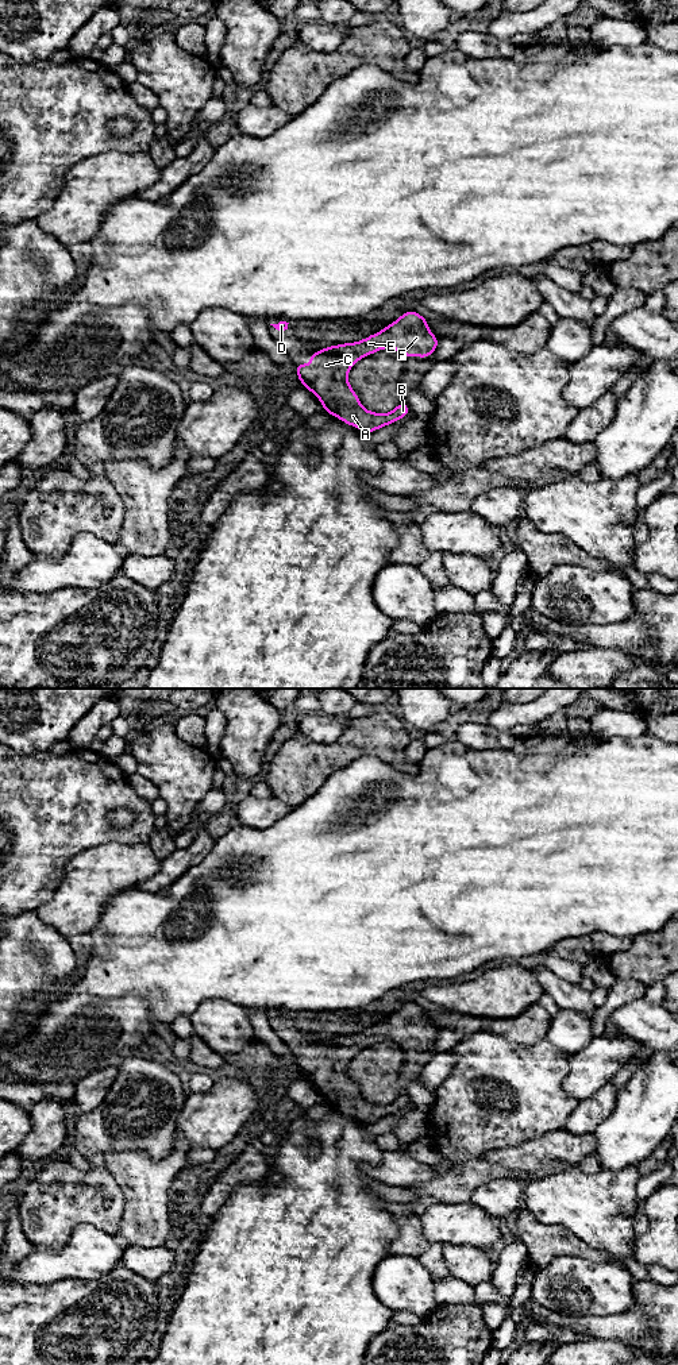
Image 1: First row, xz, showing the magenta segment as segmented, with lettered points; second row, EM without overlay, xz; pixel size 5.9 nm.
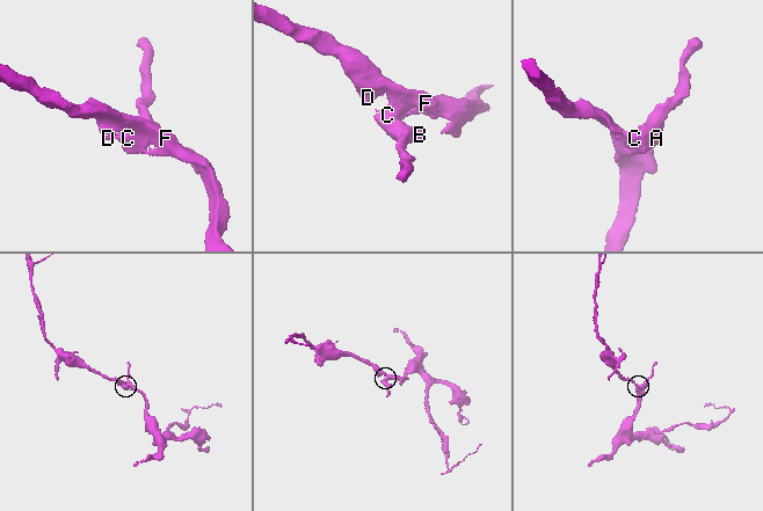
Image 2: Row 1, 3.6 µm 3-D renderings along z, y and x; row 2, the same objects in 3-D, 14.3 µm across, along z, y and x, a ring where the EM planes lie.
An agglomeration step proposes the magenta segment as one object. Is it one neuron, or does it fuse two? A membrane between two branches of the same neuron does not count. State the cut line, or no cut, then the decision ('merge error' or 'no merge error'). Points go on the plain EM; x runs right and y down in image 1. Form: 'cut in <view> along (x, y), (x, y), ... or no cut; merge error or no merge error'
no cut; no merge error

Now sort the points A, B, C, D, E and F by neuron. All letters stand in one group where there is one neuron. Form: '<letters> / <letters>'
A B C D E F

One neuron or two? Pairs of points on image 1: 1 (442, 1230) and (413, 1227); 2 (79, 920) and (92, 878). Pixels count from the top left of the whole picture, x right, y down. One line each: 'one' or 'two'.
1: two
2: one

